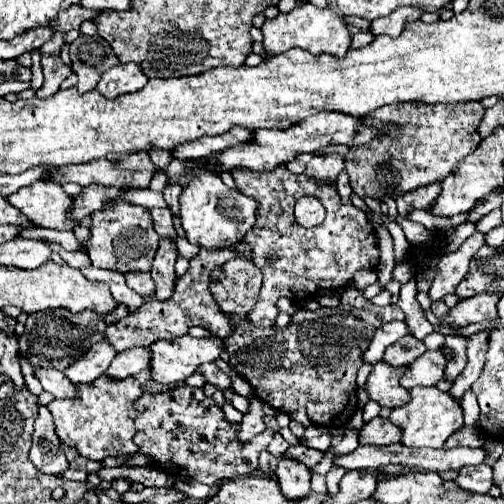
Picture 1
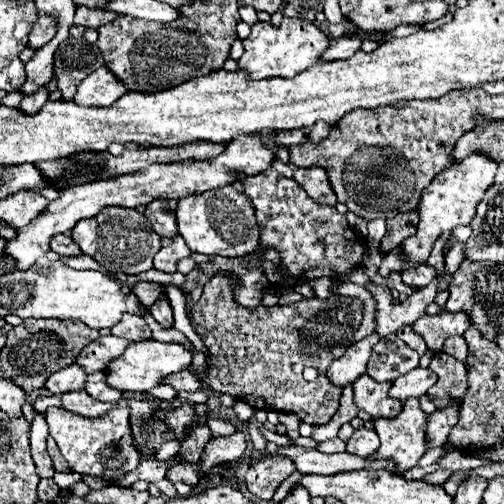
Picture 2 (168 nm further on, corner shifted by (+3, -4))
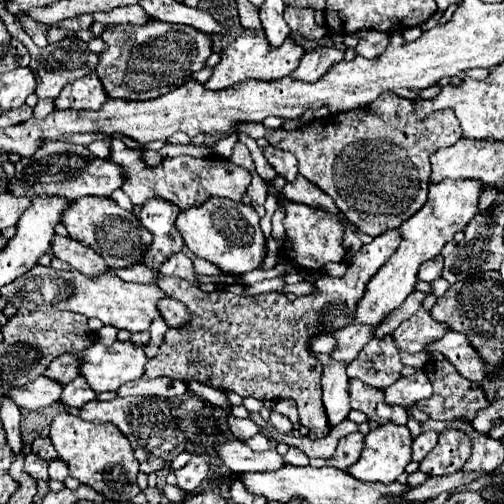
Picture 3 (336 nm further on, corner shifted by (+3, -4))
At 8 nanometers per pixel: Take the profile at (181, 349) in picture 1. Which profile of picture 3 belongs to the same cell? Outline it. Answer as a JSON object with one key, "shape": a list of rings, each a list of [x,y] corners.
{"shape":[[[95,342],[77,358],[79,374],[95,392],[117,390],[121,384],[141,378],[147,362],[143,348],[133,348],[133,344],[125,342],[115,342],[113,346]]]}

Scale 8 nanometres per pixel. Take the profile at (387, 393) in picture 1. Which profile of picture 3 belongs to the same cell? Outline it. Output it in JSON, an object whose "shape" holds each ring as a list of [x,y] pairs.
{"shape":[[[349,380],[349,398],[351,408],[361,410],[369,420],[377,424],[387,424],[393,420],[393,406],[389,406],[383,398],[383,392],[377,388],[369,388],[361,380]]]}

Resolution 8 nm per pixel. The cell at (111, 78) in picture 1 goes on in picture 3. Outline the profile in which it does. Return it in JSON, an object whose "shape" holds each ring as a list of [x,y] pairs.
{"shape":[[[95,72],[83,76],[67,84],[55,100],[55,110],[97,110],[107,100],[105,90],[101,88],[101,80]]]}

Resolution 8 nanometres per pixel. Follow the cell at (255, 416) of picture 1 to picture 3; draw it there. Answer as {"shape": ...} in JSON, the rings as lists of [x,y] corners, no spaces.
{"shape":[[[193,456],[183,468],[175,470],[175,476],[177,476],[177,486],[183,492],[191,494],[207,478],[207,464],[201,456]]]}

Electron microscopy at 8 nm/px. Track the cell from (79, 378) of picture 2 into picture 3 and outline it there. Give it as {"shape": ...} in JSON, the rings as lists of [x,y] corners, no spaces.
{"shape":[[[39,376],[37,380],[21,388],[13,388],[11,392],[5,394],[5,398],[13,400],[19,408],[37,410],[55,404],[57,396],[61,396],[61,388],[63,388],[61,384],[53,384],[53,380],[45,380],[45,376]]]}

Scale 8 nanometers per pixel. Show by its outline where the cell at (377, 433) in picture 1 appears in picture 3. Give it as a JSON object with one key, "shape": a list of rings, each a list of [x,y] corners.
{"shape":[[[353,432],[353,434],[347,434],[345,438],[339,440],[337,450],[335,450],[335,454],[331,458],[310,459],[309,465],[315,468],[333,466],[333,468],[345,470],[345,468],[349,468],[349,464],[355,464],[359,460],[361,448],[363,448],[363,434]]]}

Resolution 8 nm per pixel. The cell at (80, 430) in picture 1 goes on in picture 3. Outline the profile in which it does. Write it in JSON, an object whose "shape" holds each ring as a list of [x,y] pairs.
{"shape":[[[59,412],[51,422],[51,444],[59,458],[69,466],[69,476],[91,486],[111,502],[131,502],[141,490],[137,486],[139,462],[133,456],[129,440],[113,424],[93,424],[79,416]]]}

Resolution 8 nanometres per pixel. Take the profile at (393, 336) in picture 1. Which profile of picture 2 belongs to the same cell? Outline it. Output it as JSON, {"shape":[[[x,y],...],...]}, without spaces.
{"shape":[[[375,332],[375,334],[369,334],[367,338],[351,344],[347,348],[347,352],[329,366],[329,378],[333,380],[333,384],[345,386],[349,382],[355,382],[359,376],[363,376],[367,370],[371,350],[381,338],[383,336]]]}

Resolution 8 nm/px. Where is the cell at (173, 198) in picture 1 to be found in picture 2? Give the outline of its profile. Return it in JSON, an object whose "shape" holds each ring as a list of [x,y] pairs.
{"shape":[[[153,200],[145,212],[151,226],[159,232],[159,236],[173,236],[177,232],[175,220],[175,200]]]}

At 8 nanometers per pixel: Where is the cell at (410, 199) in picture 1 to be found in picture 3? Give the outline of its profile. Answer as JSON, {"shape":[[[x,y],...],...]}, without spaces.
{"shape":[[[389,230],[383,232],[381,238],[373,238],[371,244],[365,244],[353,258],[347,268],[347,272],[341,278],[331,278],[331,276],[321,276],[315,282],[315,292],[307,296],[299,296],[297,300],[289,302],[285,294],[279,292],[267,292],[259,296],[221,296],[219,290],[207,294],[201,292],[197,286],[181,280],[181,278],[167,278],[167,276],[157,276],[157,286],[171,298],[181,300],[189,312],[191,312],[191,322],[185,328],[171,328],[165,334],[165,340],[159,348],[159,354],[145,364],[145,378],[157,378],[157,376],[169,376],[177,380],[197,380],[201,384],[213,386],[213,388],[223,388],[223,390],[233,390],[241,398],[253,396],[257,400],[277,400],[277,398],[291,398],[297,404],[299,410],[299,424],[309,428],[309,438],[325,438],[329,434],[329,424],[325,416],[325,408],[321,404],[321,372],[323,366],[319,360],[313,356],[309,348],[311,336],[321,334],[323,330],[333,330],[333,328],[321,328],[321,322],[331,322],[331,324],[349,324],[349,316],[353,316],[353,304],[361,300],[361,292],[365,292],[365,284],[369,282],[369,276],[373,276],[385,260],[397,250],[397,244],[401,244],[399,230]]]}

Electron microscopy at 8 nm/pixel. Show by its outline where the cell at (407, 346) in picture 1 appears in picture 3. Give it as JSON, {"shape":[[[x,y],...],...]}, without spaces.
{"shape":[[[391,336],[369,340],[359,356],[347,366],[347,376],[357,378],[377,390],[385,390],[399,380],[403,364]]]}

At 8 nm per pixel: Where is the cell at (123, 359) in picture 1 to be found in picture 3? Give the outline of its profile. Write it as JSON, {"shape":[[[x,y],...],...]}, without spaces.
{"shape":[[[77,376],[73,382],[63,386],[59,404],[81,408],[81,404],[87,404],[89,400],[95,400],[95,392],[89,388],[89,384],[85,384],[85,380],[79,380]]]}

